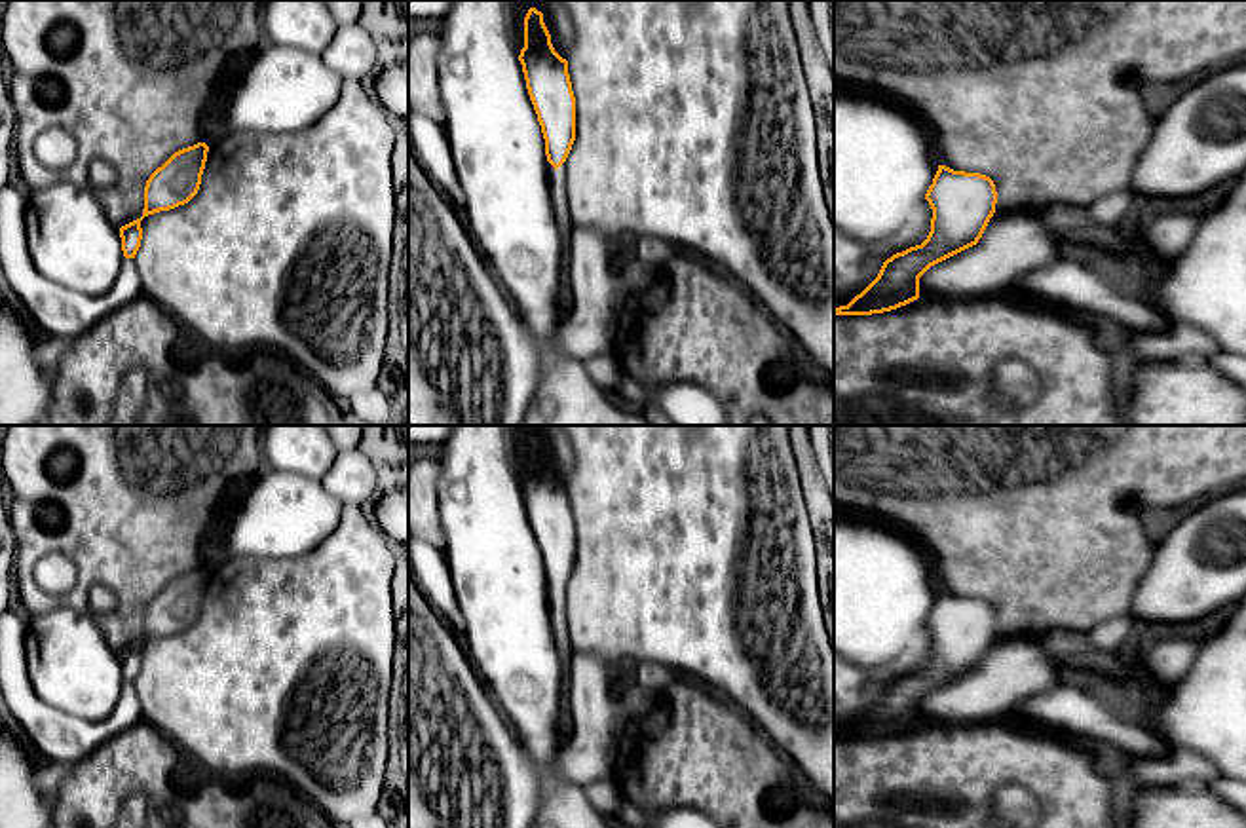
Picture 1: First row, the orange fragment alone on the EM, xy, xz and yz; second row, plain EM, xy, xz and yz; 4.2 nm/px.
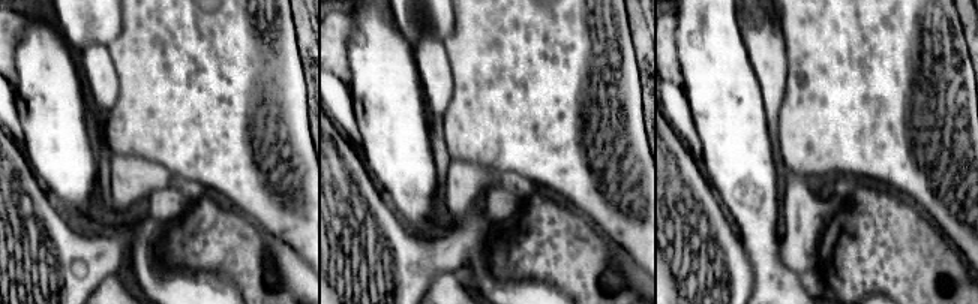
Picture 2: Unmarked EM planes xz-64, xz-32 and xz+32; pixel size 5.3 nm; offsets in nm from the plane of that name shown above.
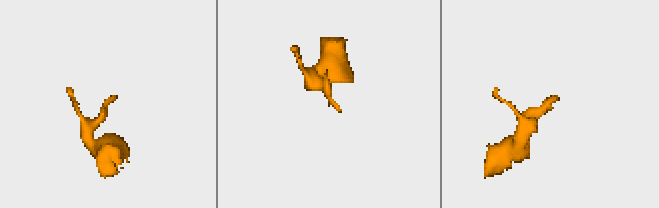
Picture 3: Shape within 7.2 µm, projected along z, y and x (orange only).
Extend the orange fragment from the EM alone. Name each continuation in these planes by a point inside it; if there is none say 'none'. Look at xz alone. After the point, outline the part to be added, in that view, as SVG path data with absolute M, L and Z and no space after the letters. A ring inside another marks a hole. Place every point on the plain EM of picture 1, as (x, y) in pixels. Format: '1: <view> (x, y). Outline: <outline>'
1: xz (557, 602). Outline: M547 589L547 598L549 598L551 627L555 634L555 648L562 668L562 695L566 697L570 661L576 653L568 632L566 589L562 589L558 594Z

